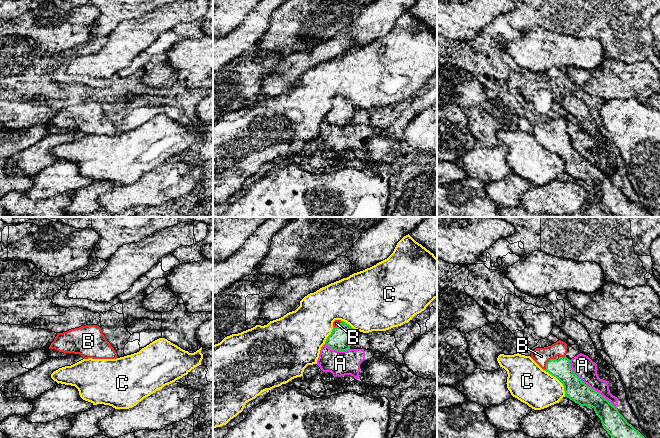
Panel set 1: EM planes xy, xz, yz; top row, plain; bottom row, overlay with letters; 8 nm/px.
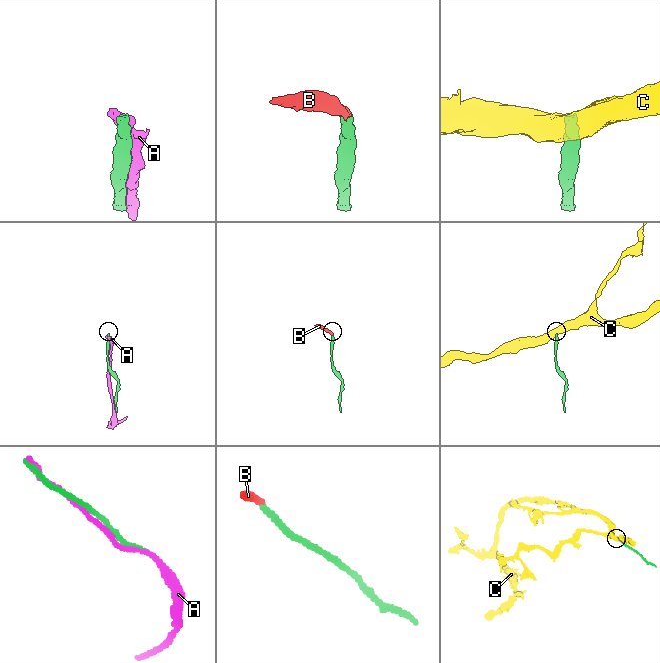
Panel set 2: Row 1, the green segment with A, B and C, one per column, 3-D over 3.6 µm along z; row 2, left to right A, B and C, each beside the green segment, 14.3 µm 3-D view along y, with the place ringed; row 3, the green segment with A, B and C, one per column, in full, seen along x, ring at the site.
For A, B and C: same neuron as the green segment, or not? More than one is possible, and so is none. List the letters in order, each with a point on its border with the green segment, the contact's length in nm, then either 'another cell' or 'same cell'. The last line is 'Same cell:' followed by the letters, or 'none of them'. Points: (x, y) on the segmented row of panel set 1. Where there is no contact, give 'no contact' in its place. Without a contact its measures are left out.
A: yz (588, 386) | 550 nm | another cell
B: yz (547, 362) | 140 nm | same cell
C: yz (559, 380) | 280 nm | another cell
Same cell: B

